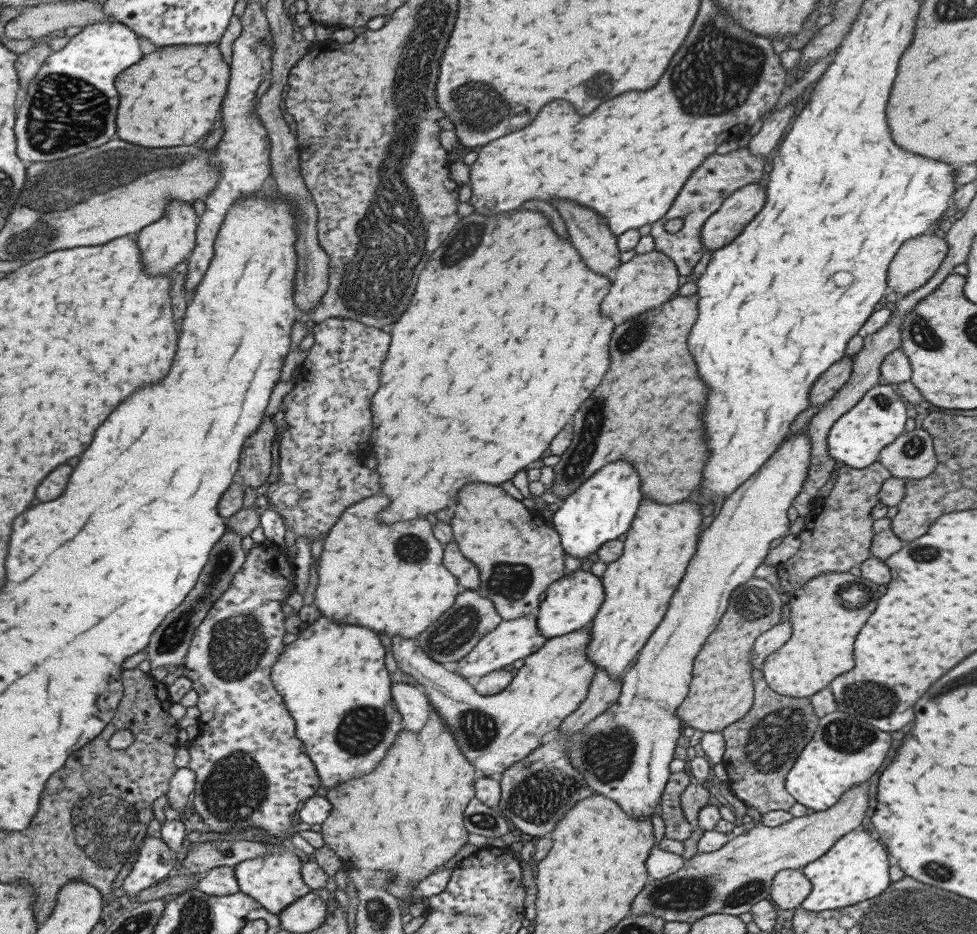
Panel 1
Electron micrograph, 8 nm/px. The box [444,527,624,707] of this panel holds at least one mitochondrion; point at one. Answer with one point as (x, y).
(511, 581)

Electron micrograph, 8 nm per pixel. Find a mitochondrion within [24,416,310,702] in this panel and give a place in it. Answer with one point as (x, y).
(235, 645)

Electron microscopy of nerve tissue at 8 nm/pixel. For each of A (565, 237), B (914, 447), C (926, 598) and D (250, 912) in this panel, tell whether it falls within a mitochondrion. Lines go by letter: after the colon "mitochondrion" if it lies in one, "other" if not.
A: other
B: mitochondrion
C: other
D: other

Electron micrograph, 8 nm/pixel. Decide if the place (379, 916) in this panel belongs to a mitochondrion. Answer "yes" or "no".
yes

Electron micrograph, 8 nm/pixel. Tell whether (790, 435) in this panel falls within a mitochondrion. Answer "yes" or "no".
no

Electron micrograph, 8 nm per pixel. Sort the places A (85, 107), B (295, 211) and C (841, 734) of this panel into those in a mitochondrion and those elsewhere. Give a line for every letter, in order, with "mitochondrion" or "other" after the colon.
A: mitochondrion
B: other
C: mitochondrion

